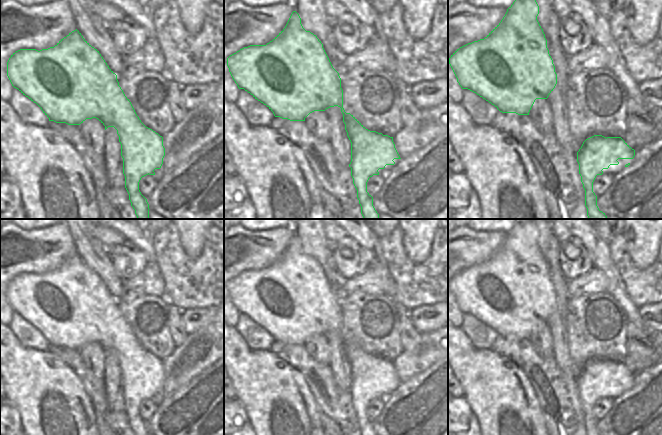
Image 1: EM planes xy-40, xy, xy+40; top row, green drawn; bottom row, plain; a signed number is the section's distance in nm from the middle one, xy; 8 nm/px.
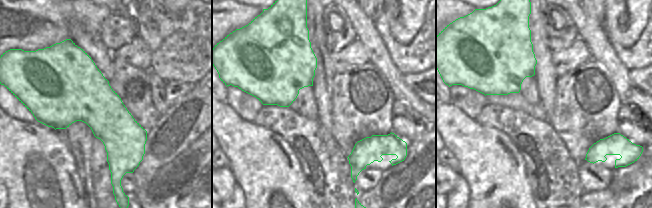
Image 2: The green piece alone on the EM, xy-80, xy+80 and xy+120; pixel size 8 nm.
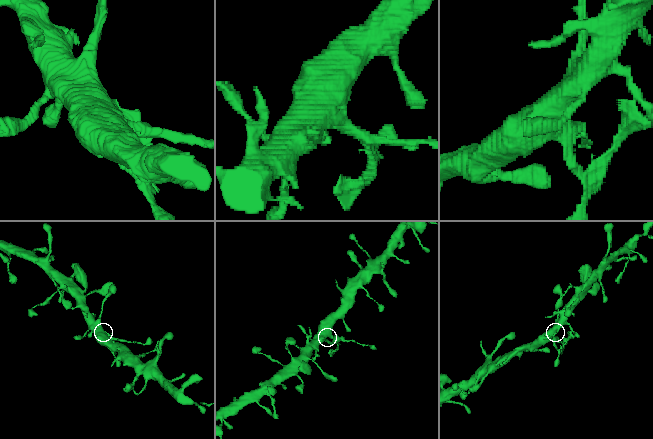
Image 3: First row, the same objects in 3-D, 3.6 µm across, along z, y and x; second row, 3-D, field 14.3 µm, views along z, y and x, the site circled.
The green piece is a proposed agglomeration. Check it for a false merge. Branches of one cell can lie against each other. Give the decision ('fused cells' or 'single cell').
fused cells

